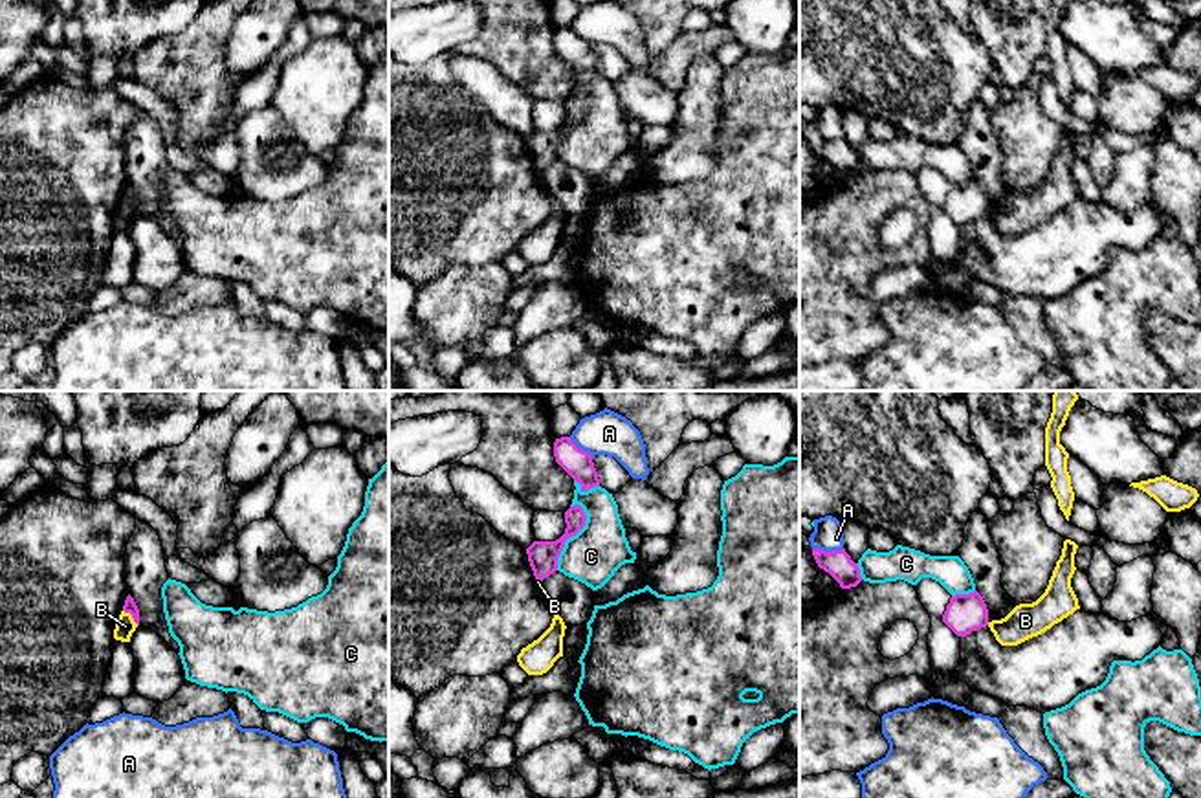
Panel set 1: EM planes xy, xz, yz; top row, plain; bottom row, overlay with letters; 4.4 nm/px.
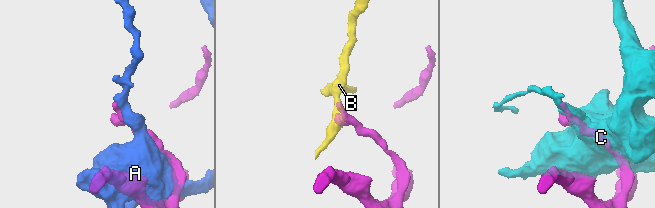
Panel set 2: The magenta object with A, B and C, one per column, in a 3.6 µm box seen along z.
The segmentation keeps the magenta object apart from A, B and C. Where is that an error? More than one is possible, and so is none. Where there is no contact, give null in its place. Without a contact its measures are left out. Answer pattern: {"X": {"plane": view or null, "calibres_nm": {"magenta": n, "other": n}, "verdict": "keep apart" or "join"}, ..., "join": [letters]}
{"A": {"plane": "xz", "calibres_nm": {"magenta": 120, "other": 190}, "verdict": "keep apart"}, "B": {"plane": "xy", "calibres_nm": {"magenta": 50, "other": 90}, "verdict": "keep apart"}, "C": {"plane": "xz", "calibres_nm": {"magenta": 130, "other": 240}, "verdict": "keep apart"}, "join": []}

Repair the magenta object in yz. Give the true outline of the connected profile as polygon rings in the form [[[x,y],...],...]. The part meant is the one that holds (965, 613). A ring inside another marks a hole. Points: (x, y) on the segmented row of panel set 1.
[[[974,591],[970,594],[955,594],[950,598],[942,622],[957,635],[966,637],[972,631],[988,626],[988,609],[983,596]]]

